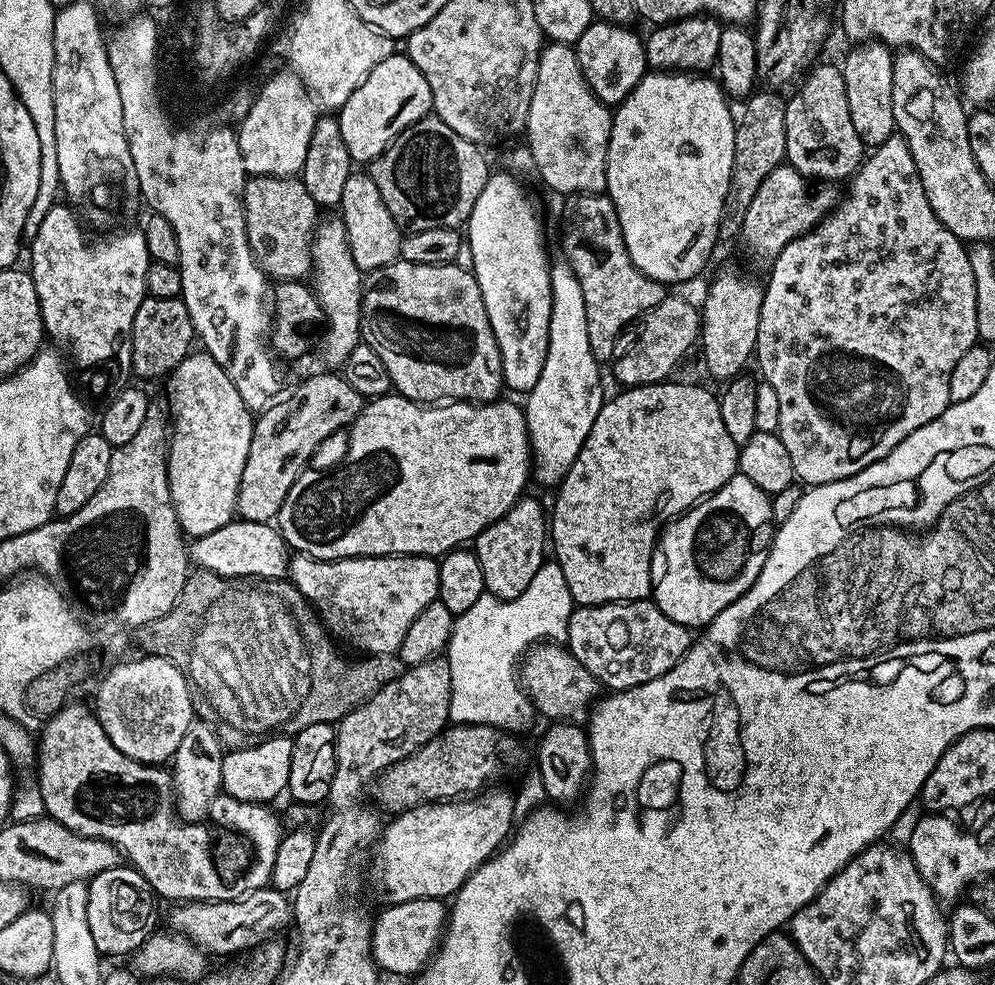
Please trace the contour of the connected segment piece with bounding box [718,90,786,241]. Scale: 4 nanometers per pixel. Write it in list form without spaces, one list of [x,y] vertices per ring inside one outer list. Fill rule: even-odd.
[[[756,90],[747,97],[744,113],[739,113],[734,134],[734,166],[730,186],[723,203],[723,216],[719,220],[718,238],[721,241],[737,239],[750,203],[770,170],[783,165],[786,160],[786,103],[776,90]]]

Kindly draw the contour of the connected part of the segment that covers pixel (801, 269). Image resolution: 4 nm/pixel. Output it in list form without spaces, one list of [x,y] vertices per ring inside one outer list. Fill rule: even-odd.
[[[894,134],[886,138],[886,142],[875,145],[867,159],[856,169],[848,186],[845,200],[843,197],[816,227],[790,242],[771,261],[772,273],[764,284],[762,314],[758,318],[754,360],[760,363],[763,383],[774,386],[778,394],[778,435],[782,446],[786,446],[790,454],[790,462],[796,471],[795,479],[804,486],[849,480],[854,474],[866,470],[866,466],[886,458],[886,454],[890,454],[898,442],[914,434],[914,430],[942,415],[950,403],[950,374],[958,358],[962,358],[962,354],[966,354],[966,350],[978,342],[978,302],[968,248],[965,241],[946,230],[934,210],[930,210],[926,190],[922,190],[922,178],[918,178],[918,166],[914,166],[914,154],[910,154],[910,146],[903,136]]]

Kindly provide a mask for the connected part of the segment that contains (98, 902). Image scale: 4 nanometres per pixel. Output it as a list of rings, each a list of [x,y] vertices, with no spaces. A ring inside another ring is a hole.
[[[121,866],[102,870],[102,874],[87,881],[87,885],[90,902],[86,902],[86,918],[90,921],[90,935],[94,937],[94,946],[98,946],[101,957],[127,957],[135,953],[157,927],[158,900],[146,878],[142,878],[142,874],[131,866]]]

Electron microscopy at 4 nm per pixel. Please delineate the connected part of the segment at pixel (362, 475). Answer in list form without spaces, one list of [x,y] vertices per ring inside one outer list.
[[[389,394],[369,399],[362,411],[356,415],[347,429],[348,449],[344,452],[344,461],[333,472],[311,472],[305,470],[290,486],[286,502],[278,517],[280,535],[289,549],[297,553],[312,556],[316,560],[349,560],[351,556],[430,556],[439,558],[445,552],[475,541],[476,535],[498,518],[505,516],[525,495],[528,476],[533,475],[532,443],[528,441],[528,427],[523,407],[519,403],[511,404],[505,398],[491,402],[421,402],[408,400],[399,394]]]

